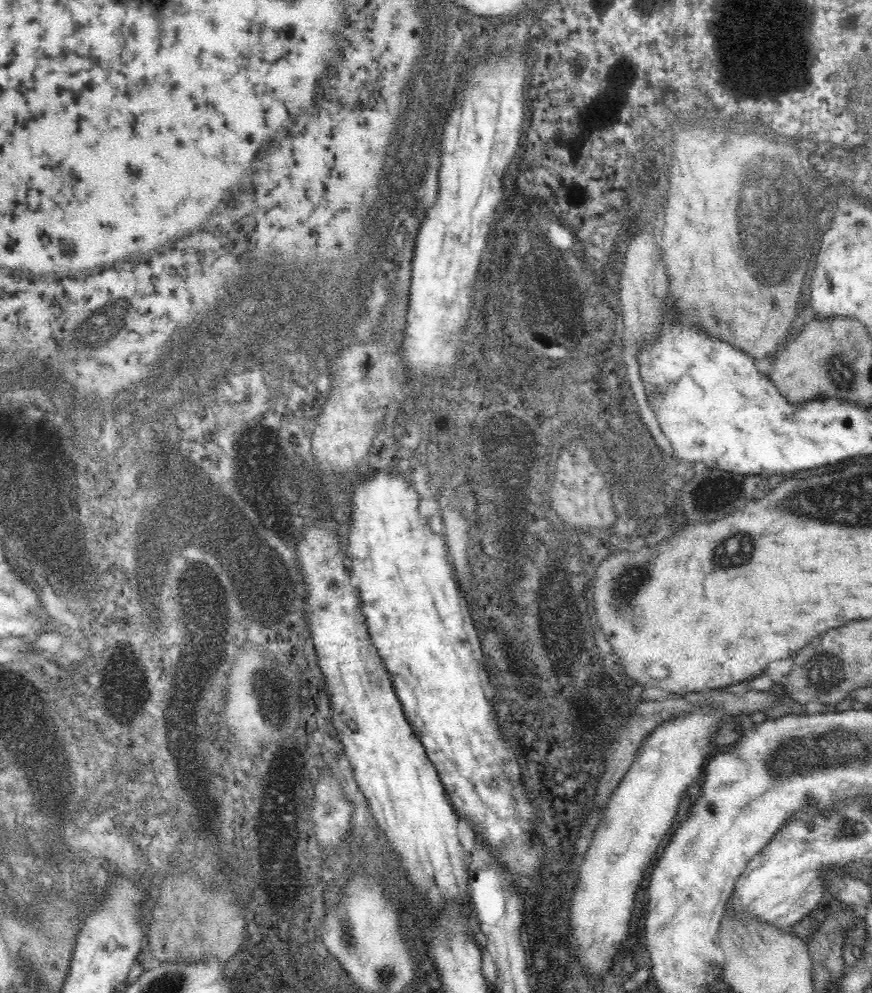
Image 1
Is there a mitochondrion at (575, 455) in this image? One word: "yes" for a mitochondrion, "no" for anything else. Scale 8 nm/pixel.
yes

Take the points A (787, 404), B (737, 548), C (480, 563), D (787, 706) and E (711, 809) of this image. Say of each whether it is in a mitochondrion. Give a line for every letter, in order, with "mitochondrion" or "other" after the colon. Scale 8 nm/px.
A: other
B: mitochondrion
C: other
D: mitochondrion
E: other

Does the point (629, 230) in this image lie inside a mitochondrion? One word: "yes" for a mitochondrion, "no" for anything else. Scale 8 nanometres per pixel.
no

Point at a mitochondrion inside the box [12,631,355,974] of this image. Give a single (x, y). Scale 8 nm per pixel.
(266, 699)

